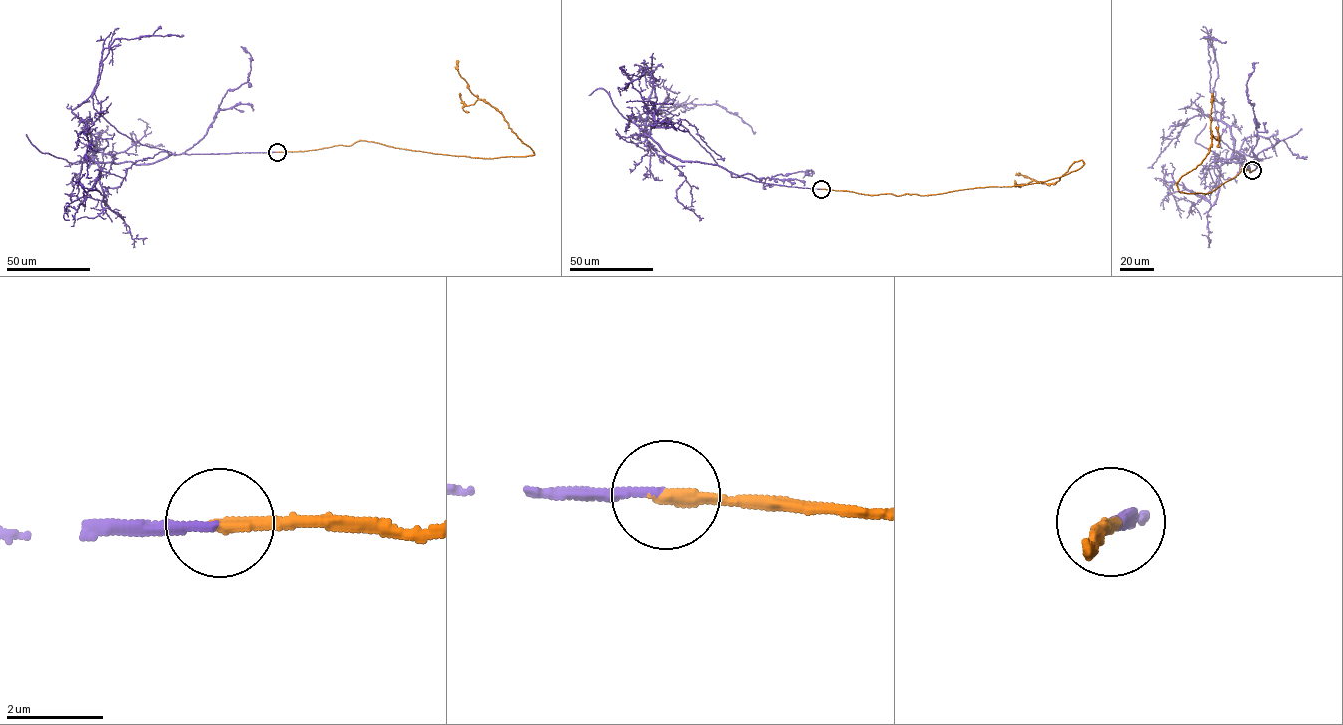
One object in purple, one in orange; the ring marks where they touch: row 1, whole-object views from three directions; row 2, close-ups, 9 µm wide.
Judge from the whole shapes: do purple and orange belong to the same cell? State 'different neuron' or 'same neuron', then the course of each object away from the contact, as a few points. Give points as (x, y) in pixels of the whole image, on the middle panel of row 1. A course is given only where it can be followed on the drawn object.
same neuron; course purple (821, 189), (681, 161), (634, 118), (697, 99); course orange (821, 189), (873, 195), (937, 194), (1039, 183), (1076, 171), (1084, 163), (1075, 161), (1054, 184), (1018, 174)

